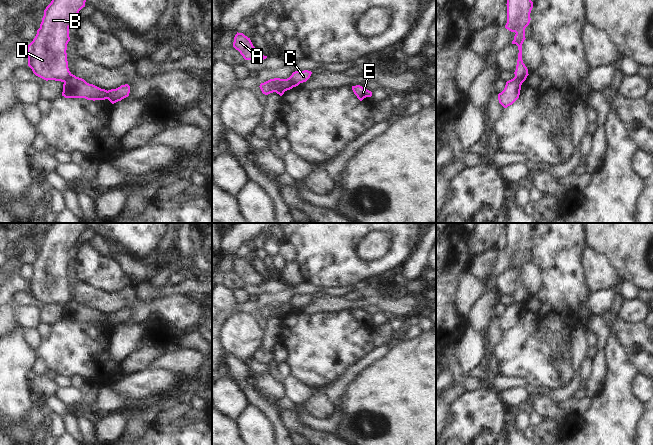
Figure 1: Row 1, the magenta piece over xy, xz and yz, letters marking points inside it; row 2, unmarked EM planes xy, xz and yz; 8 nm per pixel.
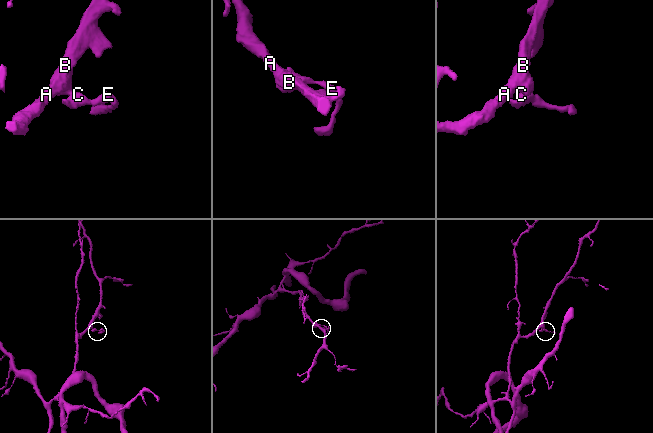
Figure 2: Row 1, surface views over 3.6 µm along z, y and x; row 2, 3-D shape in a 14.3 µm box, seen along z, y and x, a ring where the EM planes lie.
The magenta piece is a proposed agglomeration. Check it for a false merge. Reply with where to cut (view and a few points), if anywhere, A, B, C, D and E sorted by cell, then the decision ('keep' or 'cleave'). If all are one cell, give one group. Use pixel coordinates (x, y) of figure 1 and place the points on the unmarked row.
cut in xy along (72, 298), (63, 305); A B D / C E; cleave

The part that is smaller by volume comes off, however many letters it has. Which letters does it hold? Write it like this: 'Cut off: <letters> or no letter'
Cut off: C, E

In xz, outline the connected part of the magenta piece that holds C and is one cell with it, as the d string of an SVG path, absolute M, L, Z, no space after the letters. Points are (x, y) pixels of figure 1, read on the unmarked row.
M308 294L295 295L289 301L289 304L294 309L294 311L296 311L300 307L306 306L310 302L311 298L312 298L312 296L308 295Z

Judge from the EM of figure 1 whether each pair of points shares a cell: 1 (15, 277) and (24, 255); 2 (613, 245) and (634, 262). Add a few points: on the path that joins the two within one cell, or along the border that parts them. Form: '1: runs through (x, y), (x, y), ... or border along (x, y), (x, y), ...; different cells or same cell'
1: border along (19, 244), (16, 248), (16, 262), (26, 271); different cells
2: runs through (618, 246), (629, 257); same cell

